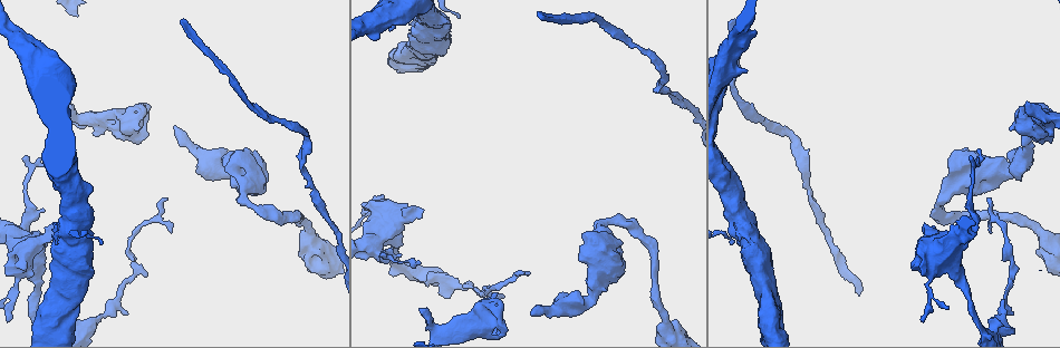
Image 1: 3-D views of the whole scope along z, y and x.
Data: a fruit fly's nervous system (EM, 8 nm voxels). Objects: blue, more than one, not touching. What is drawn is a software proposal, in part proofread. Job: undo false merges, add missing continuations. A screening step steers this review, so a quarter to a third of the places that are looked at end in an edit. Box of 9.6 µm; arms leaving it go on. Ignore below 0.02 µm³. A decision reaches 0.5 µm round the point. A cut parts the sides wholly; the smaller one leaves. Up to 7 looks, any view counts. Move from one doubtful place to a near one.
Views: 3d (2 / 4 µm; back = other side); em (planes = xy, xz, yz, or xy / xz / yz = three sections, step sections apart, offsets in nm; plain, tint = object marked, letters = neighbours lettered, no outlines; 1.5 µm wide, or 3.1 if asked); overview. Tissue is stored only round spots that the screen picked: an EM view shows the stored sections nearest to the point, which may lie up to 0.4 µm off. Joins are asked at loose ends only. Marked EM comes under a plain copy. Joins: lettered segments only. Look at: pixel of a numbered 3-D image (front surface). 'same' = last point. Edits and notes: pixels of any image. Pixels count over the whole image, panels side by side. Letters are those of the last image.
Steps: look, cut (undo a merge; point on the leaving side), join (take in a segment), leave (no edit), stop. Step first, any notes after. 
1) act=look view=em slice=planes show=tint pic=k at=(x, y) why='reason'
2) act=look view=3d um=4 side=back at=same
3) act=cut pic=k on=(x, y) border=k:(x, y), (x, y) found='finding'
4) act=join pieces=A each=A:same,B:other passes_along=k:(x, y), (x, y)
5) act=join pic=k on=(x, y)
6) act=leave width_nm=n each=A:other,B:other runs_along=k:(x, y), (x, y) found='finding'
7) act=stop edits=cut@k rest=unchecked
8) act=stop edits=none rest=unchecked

act=look view=em slice=xy step=4 show=letters pic=1 at=(420, 308) why='an open end'

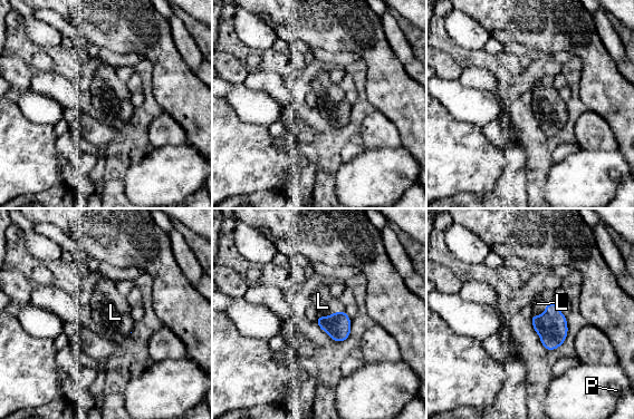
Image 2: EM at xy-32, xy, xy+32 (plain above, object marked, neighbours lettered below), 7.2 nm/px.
act=look view=em slice=planes show=letters at=same

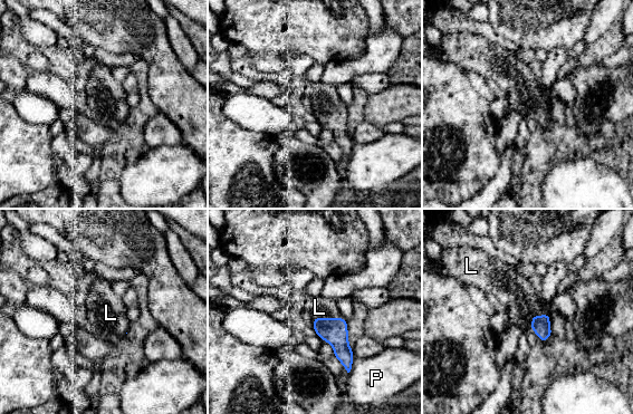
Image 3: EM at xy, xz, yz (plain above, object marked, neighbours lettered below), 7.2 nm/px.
act=join pieces=L each=L:same,P:other passes_along=3:(334, 330), (327, 318), (319, 307) found='the neuron continues'

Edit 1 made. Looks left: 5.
act=look view=overview

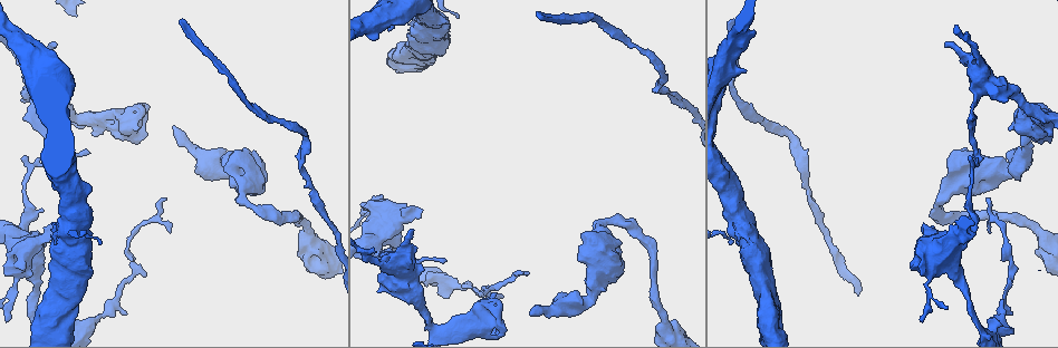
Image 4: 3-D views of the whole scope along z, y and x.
act=look view=em slice=yz step=8 show=tint pic=4 at=(175, 126) why='long arm stops here'

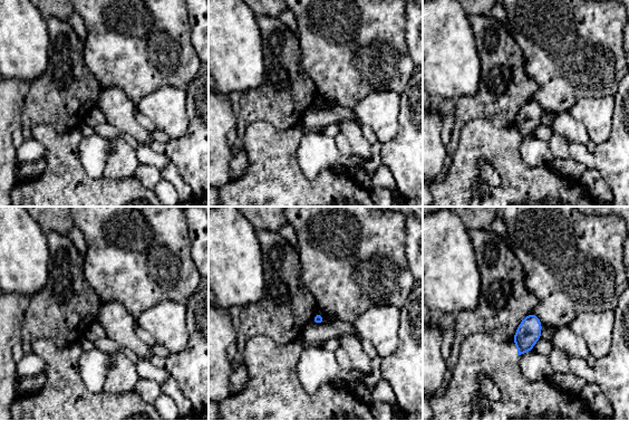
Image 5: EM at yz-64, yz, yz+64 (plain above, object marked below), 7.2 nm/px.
act=look view=em slice=xy step=4 show=letters at=same

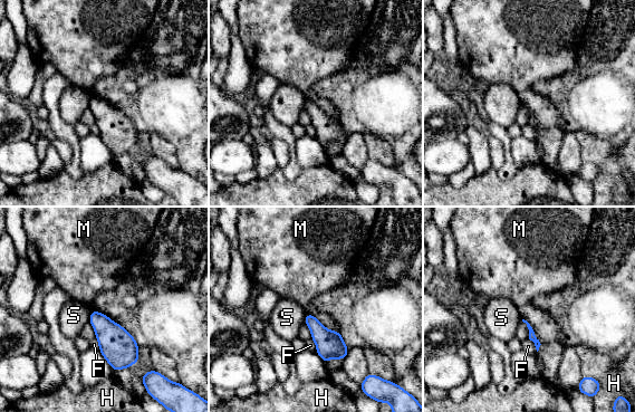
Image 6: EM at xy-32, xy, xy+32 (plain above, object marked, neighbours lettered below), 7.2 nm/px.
act=leave longest_contact=M:260nm each=F:other,H:other,M:other,S:other found='no lettered segment goes on from it'

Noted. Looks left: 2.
act=look view=3d um=4 pic=4 at=(730, 21)

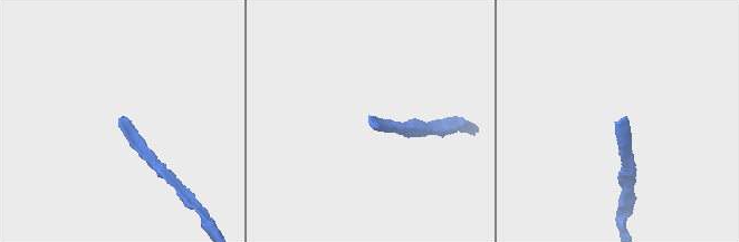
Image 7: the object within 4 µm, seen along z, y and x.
act=look view=em slice=planes show=letters pic=7 at=(371, 122) why='now the EM'

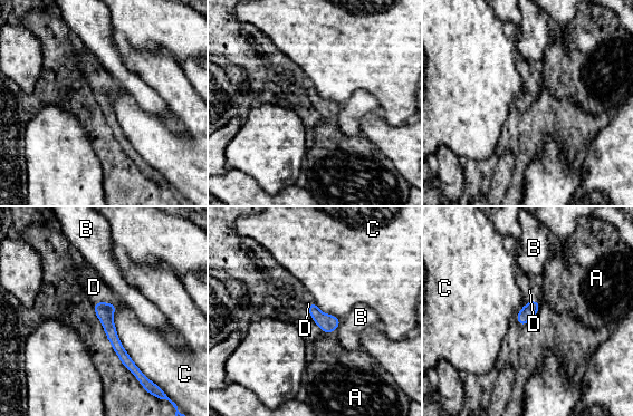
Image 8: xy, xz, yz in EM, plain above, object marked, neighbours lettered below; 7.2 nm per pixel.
act=join pieces=D each=A:other,B:other,C:other,D:same passes_along=8:(104, 311), (101, 301), (94, 287) found='the neuron continues'

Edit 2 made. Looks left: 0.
act=stop edits=join@3,join@8 rest=unchecked

